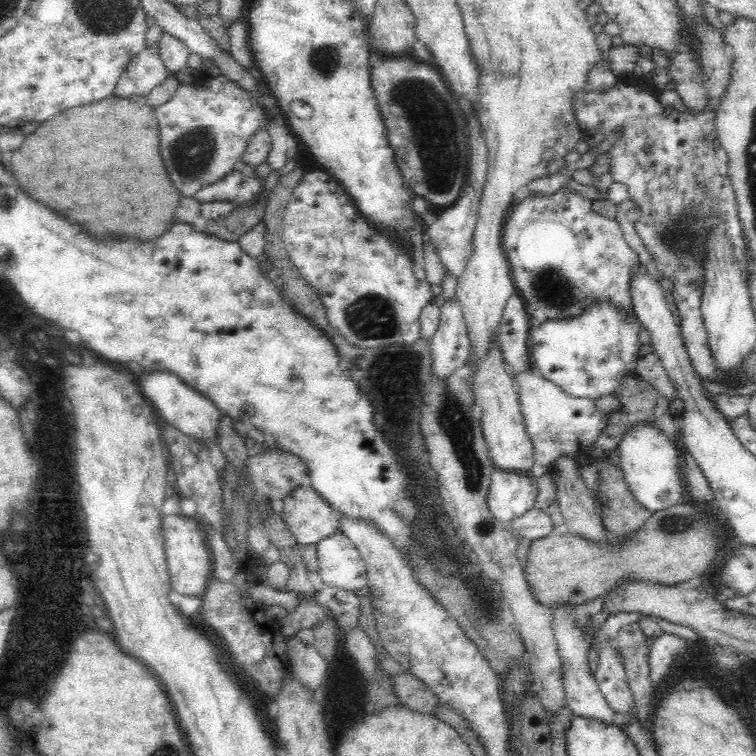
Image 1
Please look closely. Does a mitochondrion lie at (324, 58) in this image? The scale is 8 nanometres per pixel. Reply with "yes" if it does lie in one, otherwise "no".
yes

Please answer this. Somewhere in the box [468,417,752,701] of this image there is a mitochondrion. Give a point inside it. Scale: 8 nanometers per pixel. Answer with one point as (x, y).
(677, 523)

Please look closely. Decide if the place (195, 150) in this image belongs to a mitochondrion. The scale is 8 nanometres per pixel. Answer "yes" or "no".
yes

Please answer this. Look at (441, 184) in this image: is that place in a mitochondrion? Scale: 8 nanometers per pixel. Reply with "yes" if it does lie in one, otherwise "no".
yes

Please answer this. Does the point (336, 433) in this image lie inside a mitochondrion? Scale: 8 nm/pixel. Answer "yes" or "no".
no

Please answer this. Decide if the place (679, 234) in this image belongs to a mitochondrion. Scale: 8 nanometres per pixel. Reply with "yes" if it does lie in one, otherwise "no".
yes

